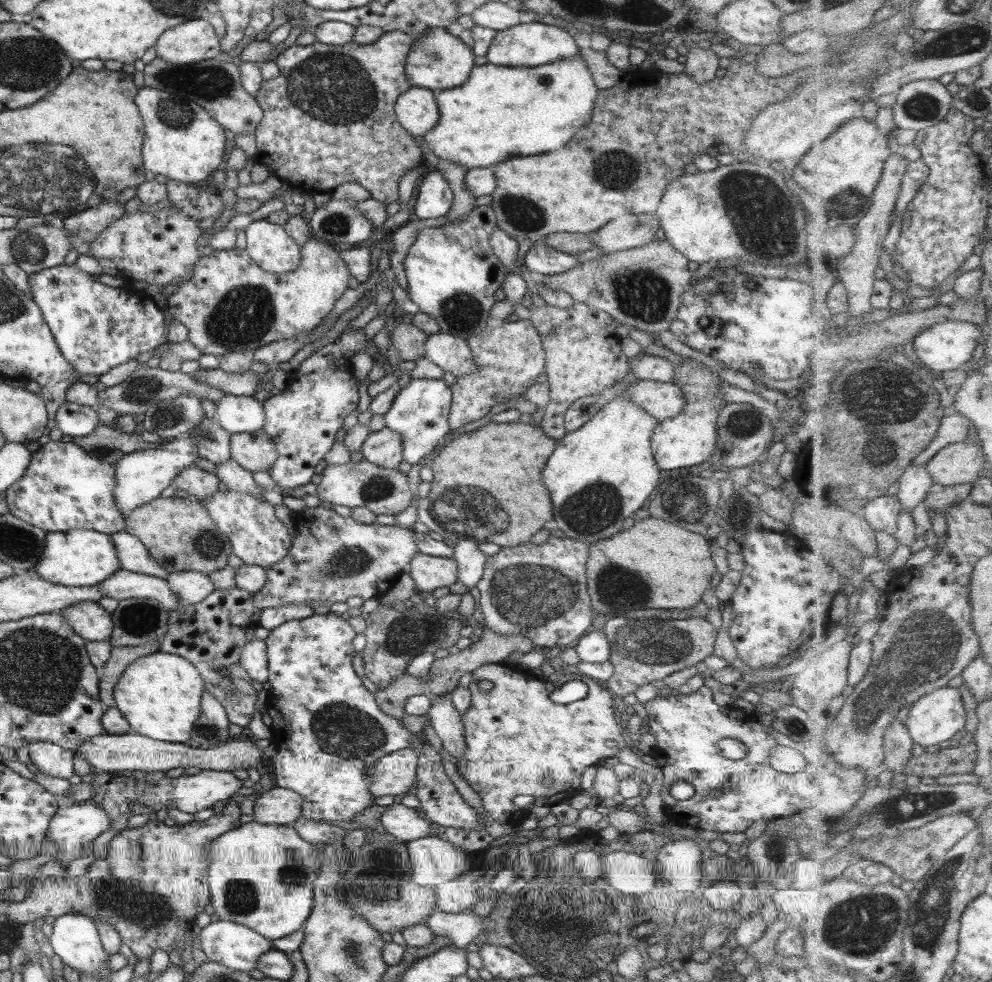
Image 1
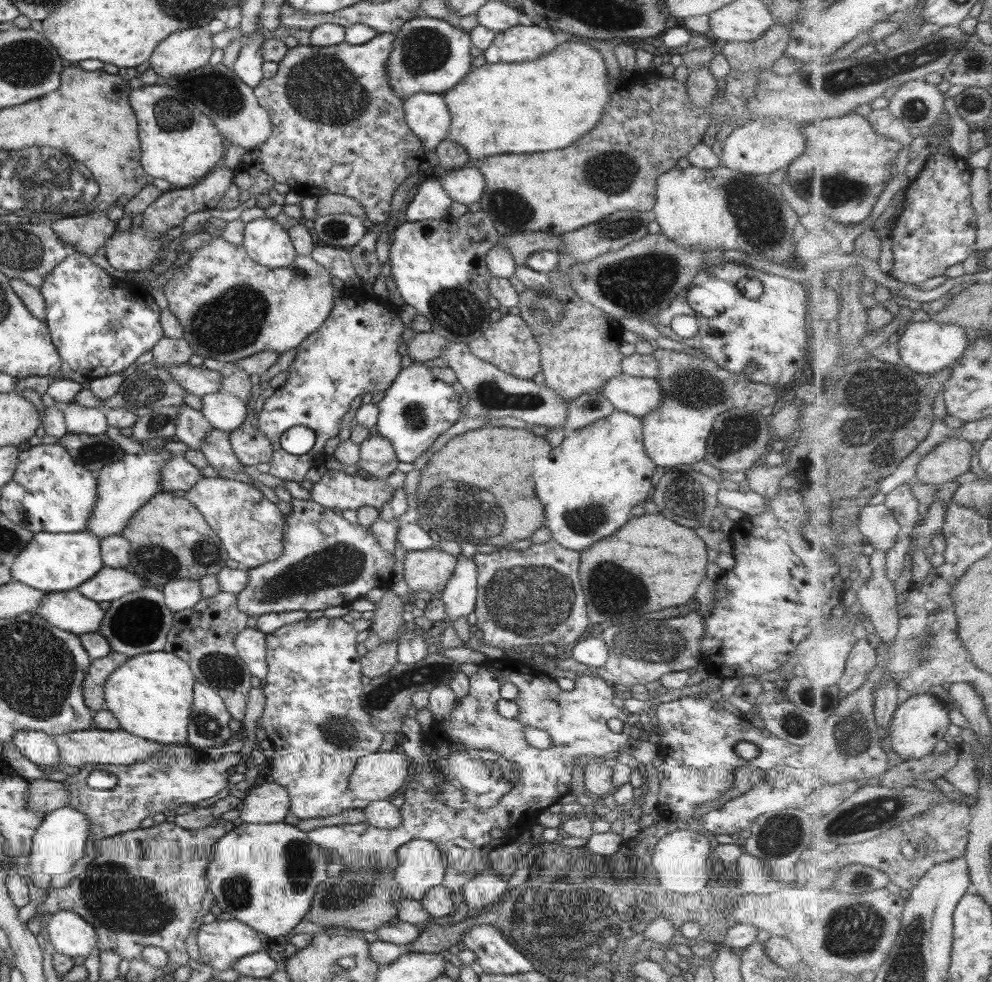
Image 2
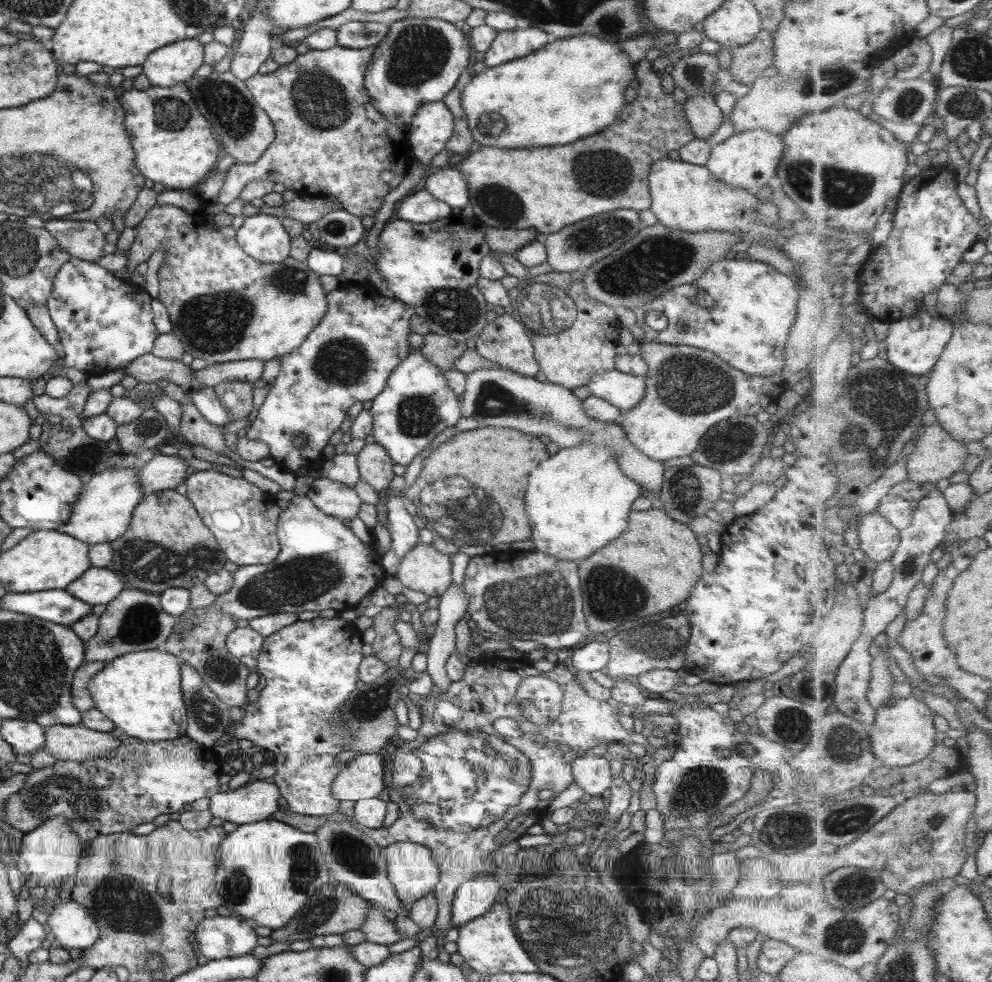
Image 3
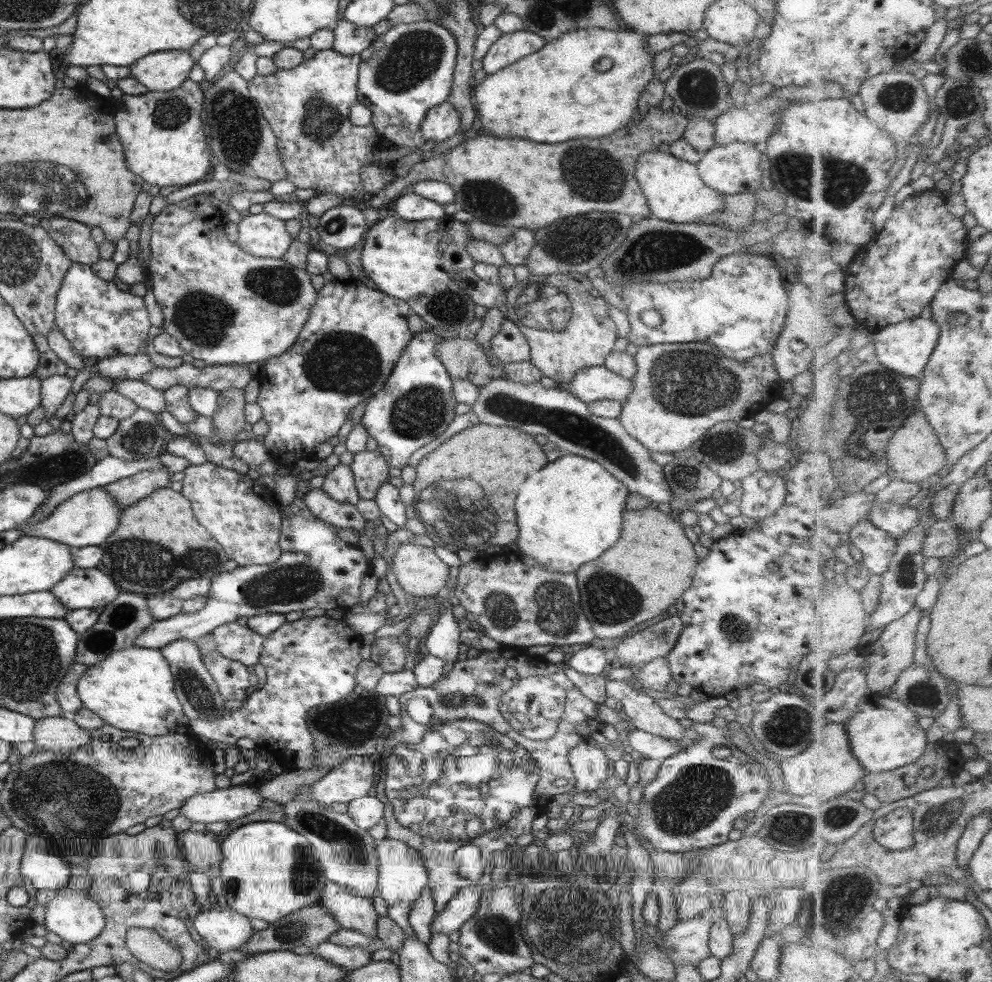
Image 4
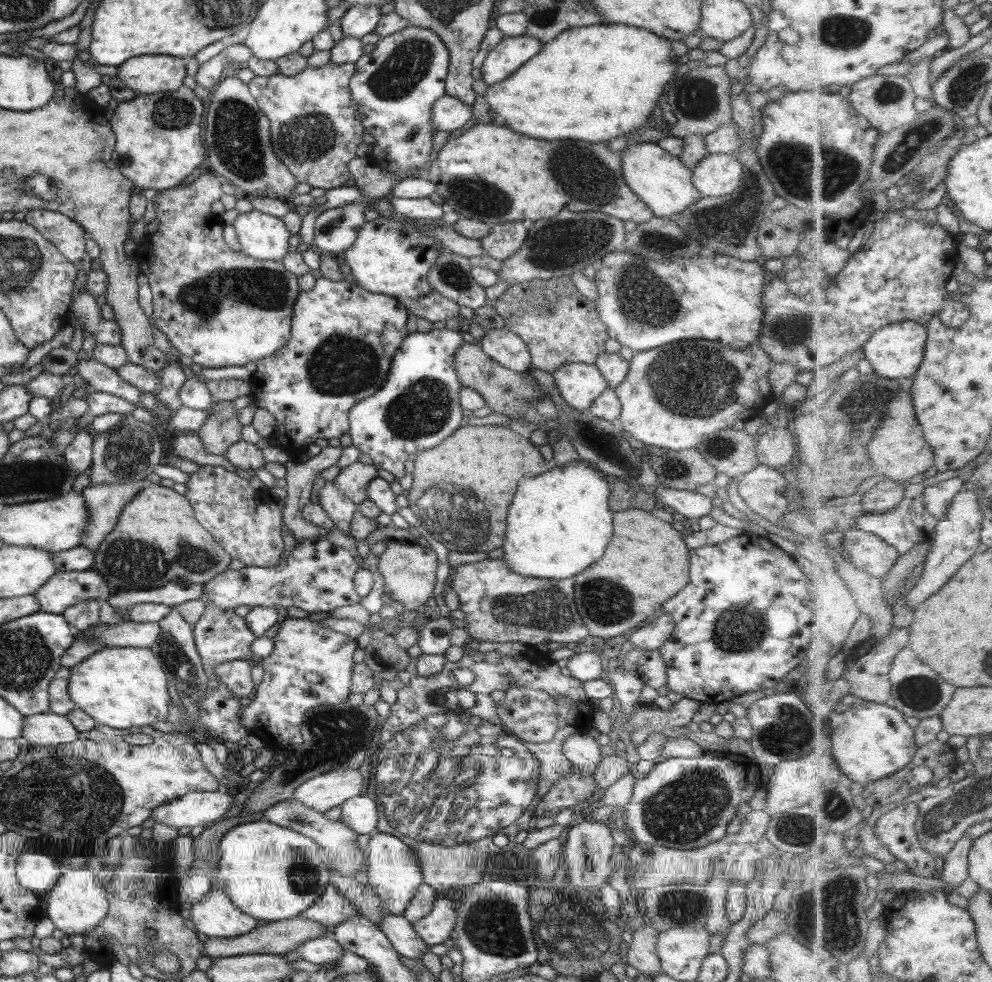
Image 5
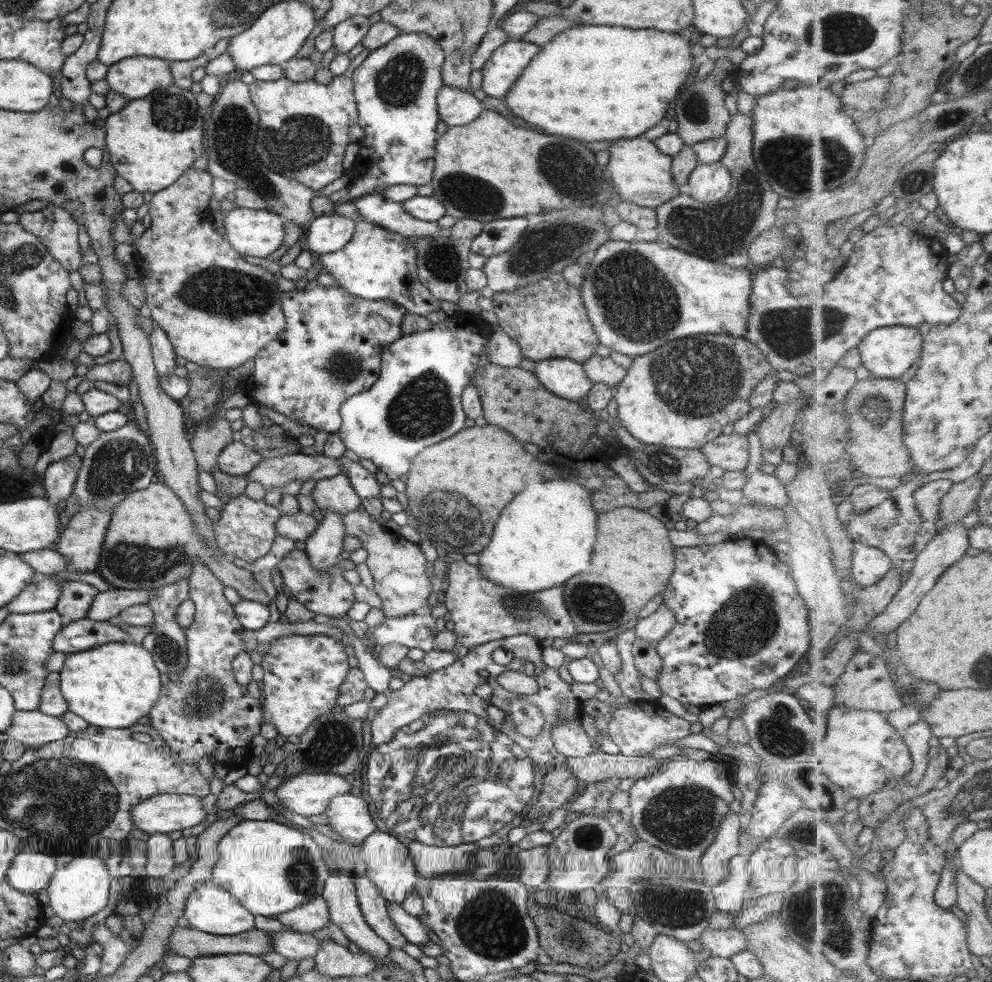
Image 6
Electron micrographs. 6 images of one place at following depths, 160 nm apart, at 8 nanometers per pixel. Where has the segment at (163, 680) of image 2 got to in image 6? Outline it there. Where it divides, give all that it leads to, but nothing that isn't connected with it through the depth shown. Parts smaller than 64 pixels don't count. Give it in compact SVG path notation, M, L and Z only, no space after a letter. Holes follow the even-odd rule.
M129 640L67 653L59 670L58 685L69 712L88 725L112 729L127 728L145 716L161 688L150 652Z

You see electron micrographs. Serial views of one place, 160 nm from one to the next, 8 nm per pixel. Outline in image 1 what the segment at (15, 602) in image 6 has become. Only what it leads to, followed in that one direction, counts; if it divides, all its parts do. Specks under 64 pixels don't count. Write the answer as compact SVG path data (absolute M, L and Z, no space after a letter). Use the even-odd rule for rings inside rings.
M119 569L107 580L95 584L95 589L99 589L101 597L117 601L137 598L155 600L168 613L181 608L166 580L155 578L155 576L145 576Z

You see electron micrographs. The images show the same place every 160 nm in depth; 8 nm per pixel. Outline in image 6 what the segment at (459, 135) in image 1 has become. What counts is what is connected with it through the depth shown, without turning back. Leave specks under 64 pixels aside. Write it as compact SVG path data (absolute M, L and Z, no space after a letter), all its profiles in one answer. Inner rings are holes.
M573 26L558 32L548 44L539 46L540 50L511 85L503 102L515 116L541 128L545 134L561 134L587 142L635 138L663 119L669 102L685 86L694 63L690 46L689 40L677 32L654 28L629 30L619 26Z

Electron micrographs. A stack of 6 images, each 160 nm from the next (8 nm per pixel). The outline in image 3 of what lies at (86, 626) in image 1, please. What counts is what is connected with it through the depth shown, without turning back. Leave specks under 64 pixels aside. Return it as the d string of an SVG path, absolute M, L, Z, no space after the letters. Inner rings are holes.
M45 590L37 593L8 592L1 598L1 609L71 626L91 614L92 608L73 599L65 590Z

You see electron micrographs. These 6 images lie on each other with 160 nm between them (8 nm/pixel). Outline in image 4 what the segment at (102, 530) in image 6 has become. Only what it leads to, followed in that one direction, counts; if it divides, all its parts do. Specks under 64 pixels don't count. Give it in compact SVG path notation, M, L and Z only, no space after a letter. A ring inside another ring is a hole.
M166 468L140 470L127 478L122 478L106 484L106 493L116 502L122 511L125 507L149 496L155 489L169 486L171 472Z

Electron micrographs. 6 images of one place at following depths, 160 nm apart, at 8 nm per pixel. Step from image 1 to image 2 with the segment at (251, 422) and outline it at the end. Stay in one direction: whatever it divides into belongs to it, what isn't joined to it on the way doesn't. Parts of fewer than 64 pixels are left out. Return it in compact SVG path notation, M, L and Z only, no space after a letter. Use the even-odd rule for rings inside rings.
M217 391L200 396L200 413L216 429L232 431L239 427L245 418L245 401L225 391Z

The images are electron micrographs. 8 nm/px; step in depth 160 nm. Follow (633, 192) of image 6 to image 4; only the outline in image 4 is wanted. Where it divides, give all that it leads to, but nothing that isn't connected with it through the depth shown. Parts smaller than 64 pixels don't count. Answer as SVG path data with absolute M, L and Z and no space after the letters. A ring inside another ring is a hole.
M658 149L642 152L637 158L634 177L646 199L650 216L672 223L708 222L711 213L722 209L725 196L703 185L697 174L696 165L675 158Z

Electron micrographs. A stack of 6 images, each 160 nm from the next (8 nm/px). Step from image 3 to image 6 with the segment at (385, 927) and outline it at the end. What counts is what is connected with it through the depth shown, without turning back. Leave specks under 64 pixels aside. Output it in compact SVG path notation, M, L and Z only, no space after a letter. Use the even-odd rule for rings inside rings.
M316 896L287 912L272 916L272 918L277 920L281 926L291 928L293 932L309 934L327 924L328 912L323 897Z

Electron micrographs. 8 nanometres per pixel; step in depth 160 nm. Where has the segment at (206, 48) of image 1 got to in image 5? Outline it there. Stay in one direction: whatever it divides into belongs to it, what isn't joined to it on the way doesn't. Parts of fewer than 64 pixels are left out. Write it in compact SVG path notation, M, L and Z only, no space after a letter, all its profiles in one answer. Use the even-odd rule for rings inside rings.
M164 55L135 56L117 67L117 79L138 95L177 90L186 76L183 60Z

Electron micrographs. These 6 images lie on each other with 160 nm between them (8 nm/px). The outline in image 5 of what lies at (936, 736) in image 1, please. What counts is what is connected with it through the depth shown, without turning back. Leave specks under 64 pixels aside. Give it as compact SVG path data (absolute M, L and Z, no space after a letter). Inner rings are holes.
M847 695L829 717L832 728L832 755L848 780L869 784L891 774L898 774L914 759L920 746L915 744L915 732L905 722L905 714L891 703L869 702Z

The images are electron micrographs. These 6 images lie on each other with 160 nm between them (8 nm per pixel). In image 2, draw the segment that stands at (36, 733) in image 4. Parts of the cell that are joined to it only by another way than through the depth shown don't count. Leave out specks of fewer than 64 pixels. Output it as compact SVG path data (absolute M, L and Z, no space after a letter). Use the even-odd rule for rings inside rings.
M87 729L67 734L58 734L52 736L56 744L58 757L61 763L67 766L83 767L86 764L94 765L128 765L139 761L147 760L155 753L160 751L165 744L151 742L133 736L121 729L117 730L99 730Z

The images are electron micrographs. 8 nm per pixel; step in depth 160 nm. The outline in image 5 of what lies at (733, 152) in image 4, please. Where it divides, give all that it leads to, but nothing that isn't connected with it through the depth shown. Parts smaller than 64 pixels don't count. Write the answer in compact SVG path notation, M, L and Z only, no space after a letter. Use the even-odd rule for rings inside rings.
M709 153L691 168L691 183L702 197L725 197L741 180L741 166L734 153Z

